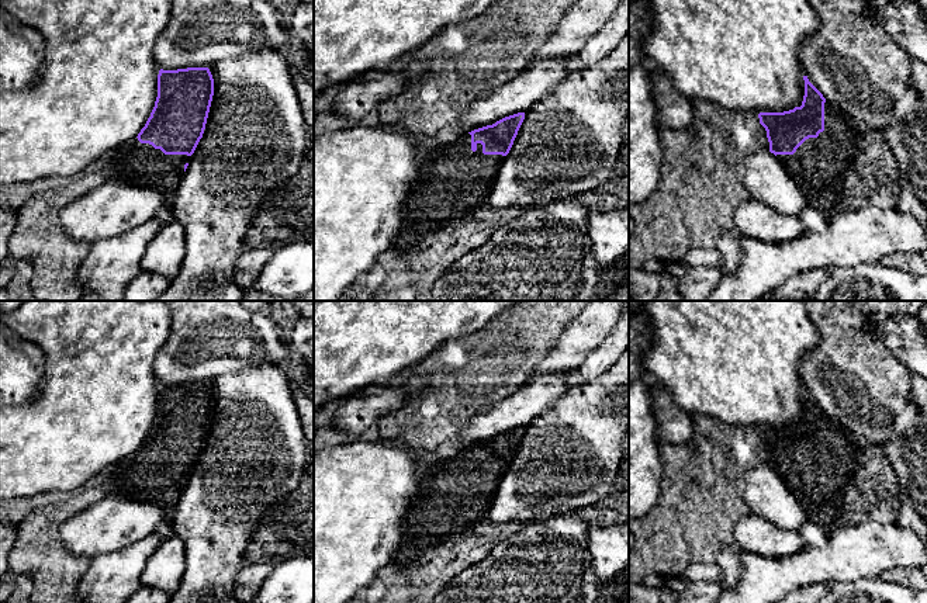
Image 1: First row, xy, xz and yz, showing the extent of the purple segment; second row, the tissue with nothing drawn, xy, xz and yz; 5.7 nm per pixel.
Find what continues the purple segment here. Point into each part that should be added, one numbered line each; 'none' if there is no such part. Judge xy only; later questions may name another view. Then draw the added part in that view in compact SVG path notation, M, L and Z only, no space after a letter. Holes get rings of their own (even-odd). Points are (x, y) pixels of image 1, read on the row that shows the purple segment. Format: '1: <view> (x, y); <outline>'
1: xy (139, 163); M134 138L108 155L108 166L114 167L114 176L108 176L108 179L153 186L165 194L167 204L172 205L188 160L187 155L165 155L160 149Z

